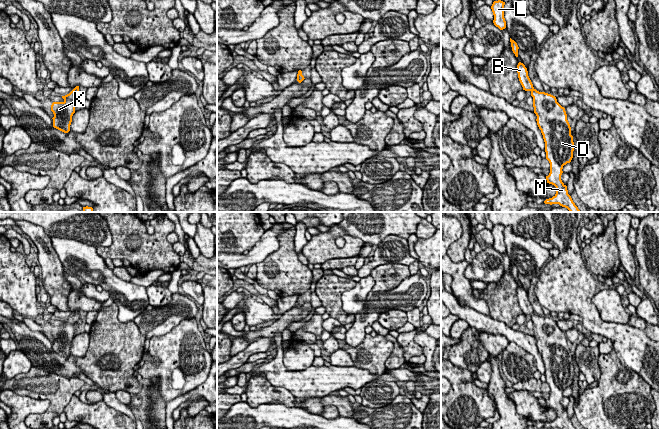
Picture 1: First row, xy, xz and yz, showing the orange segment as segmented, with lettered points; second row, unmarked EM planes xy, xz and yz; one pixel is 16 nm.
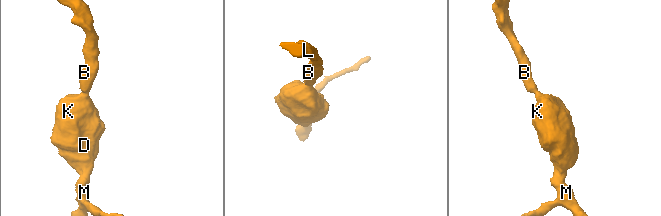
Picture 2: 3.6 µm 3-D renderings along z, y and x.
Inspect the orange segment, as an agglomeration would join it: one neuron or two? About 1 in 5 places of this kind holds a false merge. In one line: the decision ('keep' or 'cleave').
keep

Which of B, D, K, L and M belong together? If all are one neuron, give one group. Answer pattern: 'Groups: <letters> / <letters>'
Groups: B D K L M

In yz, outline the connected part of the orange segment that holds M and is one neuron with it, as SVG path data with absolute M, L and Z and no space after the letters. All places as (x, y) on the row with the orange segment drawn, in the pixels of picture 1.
M521 62L517 65L517 73L523 90L530 91L533 97L537 125L545 142L546 159L550 163L550 173L546 180L556 187L556 194L544 203L559 204L570 212L581 212L561 180L563 166L571 162L574 151L573 136L565 108L557 102L555 96L539 92L533 87L527 68Z

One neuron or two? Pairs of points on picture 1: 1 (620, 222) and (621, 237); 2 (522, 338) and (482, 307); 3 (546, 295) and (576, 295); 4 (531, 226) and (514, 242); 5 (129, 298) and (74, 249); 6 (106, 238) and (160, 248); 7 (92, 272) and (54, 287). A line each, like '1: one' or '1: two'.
1: one
2: two
3: one
4: two
5: one
6: two
7: two

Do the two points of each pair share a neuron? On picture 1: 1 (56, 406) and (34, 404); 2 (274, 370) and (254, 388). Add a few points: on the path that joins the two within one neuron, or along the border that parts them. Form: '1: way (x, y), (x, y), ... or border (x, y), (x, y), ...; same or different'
1: border (28, 396), (34, 399), (47, 399), (50, 405); different
2: border (252, 376), (263, 374), (273, 385), (286, 389); different

